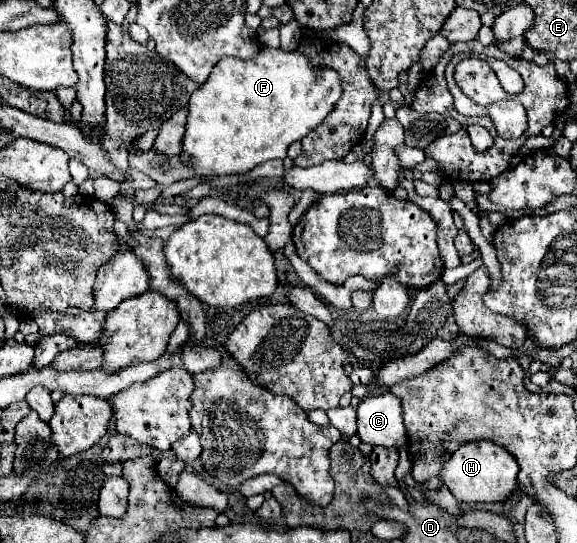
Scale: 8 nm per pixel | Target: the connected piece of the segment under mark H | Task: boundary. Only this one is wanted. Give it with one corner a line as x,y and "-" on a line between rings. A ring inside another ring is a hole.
477,441
475,445
461,445
443,467
443,483
451,493
465,503
475,501
505,501
515,491
519,465
515,457
493,441

